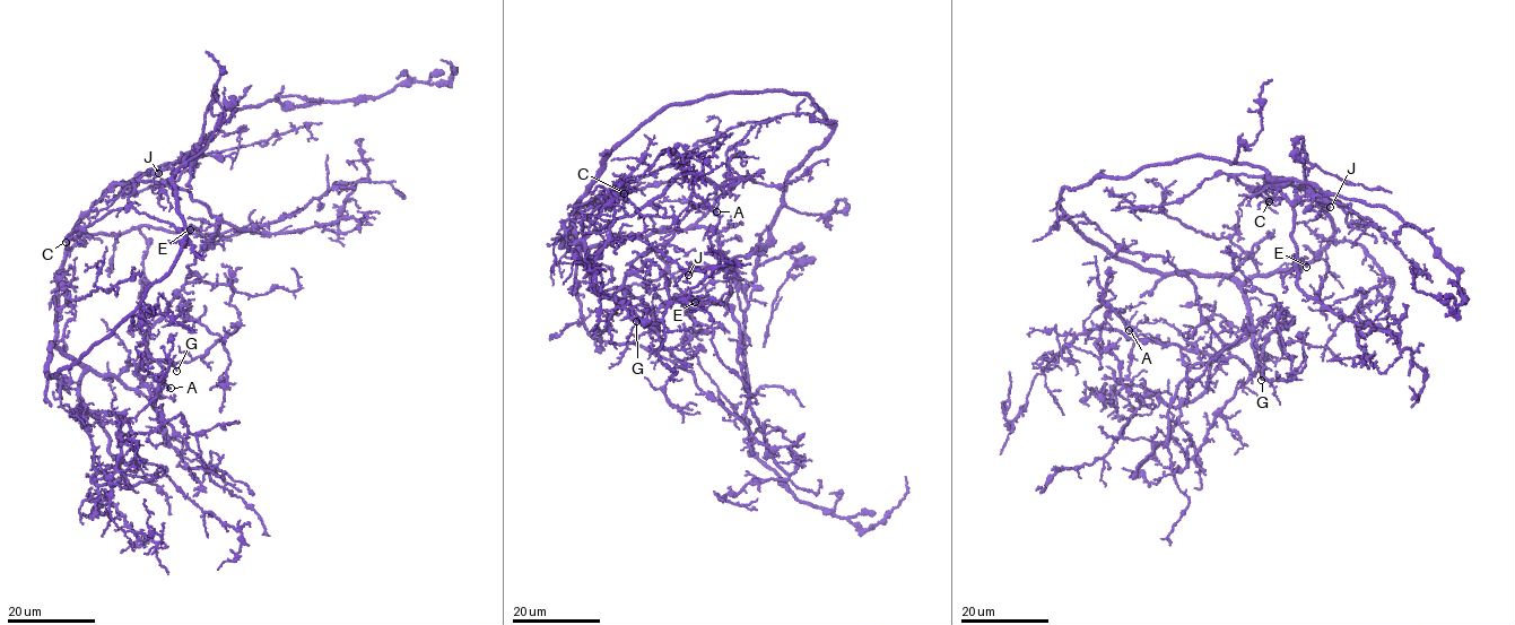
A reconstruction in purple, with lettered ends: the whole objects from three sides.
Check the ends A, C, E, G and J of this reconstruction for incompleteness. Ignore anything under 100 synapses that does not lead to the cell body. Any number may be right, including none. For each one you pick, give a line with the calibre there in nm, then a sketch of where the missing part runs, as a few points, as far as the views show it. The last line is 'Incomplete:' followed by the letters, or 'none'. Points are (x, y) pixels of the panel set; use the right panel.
Incomplete: none

